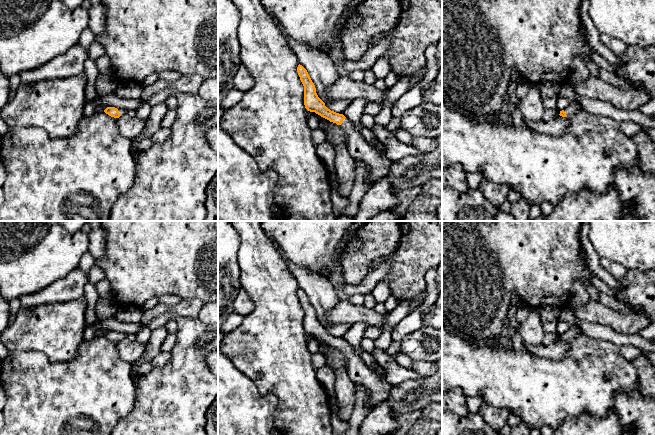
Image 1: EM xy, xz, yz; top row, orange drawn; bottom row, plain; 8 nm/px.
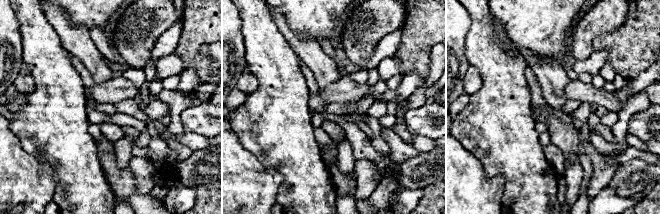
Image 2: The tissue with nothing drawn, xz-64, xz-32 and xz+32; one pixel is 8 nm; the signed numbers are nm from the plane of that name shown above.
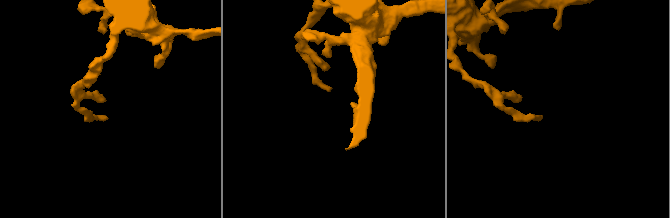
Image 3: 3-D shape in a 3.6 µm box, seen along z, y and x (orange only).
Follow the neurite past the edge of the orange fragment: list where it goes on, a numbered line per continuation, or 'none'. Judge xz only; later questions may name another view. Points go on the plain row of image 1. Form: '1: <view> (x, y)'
1: xz (378, 389)

